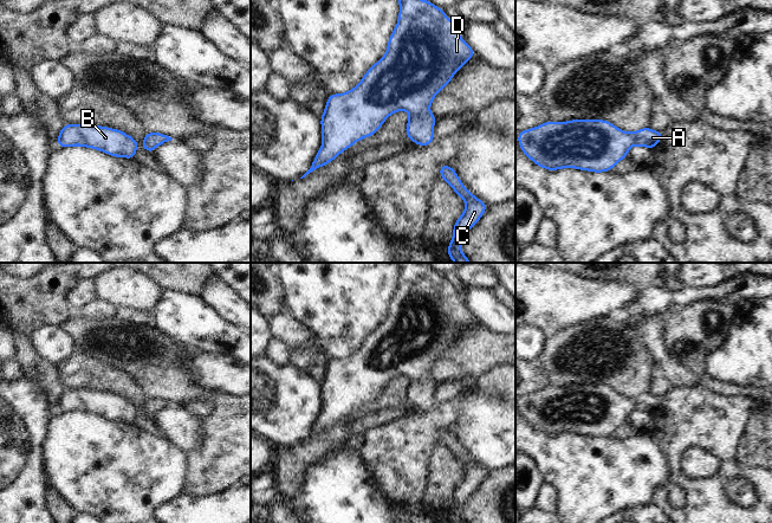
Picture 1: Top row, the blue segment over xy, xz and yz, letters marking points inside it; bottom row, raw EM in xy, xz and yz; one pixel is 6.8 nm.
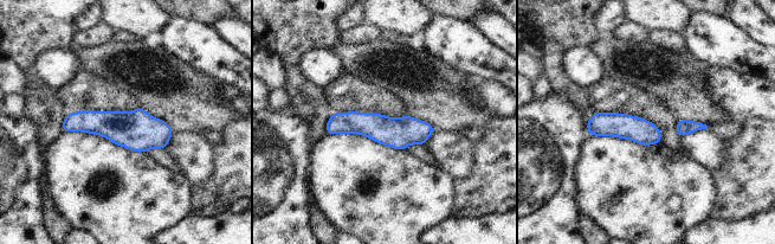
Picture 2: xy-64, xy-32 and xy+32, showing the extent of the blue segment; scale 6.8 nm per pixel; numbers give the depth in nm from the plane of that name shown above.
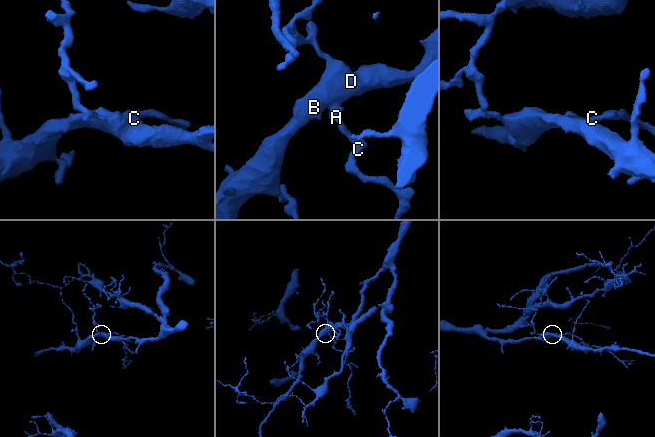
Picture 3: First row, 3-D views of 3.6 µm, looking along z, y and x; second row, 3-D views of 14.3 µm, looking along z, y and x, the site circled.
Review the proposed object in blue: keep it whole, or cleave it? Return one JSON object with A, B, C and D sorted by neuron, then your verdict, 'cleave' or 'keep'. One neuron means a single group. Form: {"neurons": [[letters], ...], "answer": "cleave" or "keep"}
{"neurons": [["A", "B", "C", "D"]], "answer": "keep"}

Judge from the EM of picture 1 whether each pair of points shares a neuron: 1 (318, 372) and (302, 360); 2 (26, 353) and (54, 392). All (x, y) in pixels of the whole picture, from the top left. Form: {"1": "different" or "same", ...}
{"1": "same", "2": "same"}

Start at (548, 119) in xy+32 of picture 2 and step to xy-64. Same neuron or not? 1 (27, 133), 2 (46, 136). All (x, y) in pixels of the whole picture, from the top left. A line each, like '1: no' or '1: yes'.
1: yes
2: no

